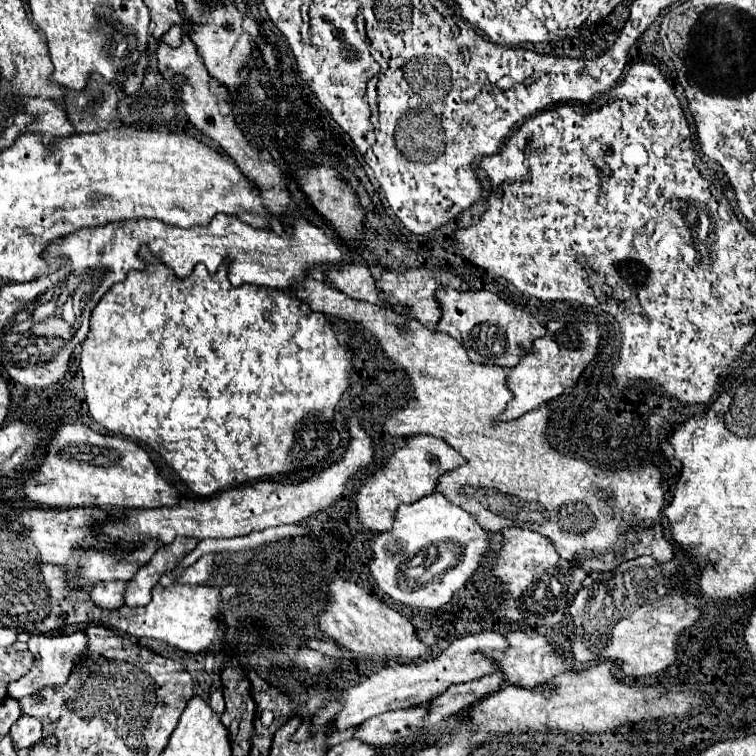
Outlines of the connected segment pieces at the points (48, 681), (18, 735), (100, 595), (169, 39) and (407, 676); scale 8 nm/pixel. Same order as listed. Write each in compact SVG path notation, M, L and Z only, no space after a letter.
M79 629L79 631L71 633L71 635L61 635L61 637L31 635L29 651L35 653L35 663L33 663L31 671L25 677L9 683L7 695L15 697L15 699L21 699L21 697L27 697L27 695L37 695L45 687L61 687L61 685L65 685L67 679L71 677L73 669L83 665L83 661L85 661L83 651L85 649L87 649L87 635L85 635L83 629Z
M21 715L15 725L11 727L9 731L13 743L17 749L23 749L23 747L31 747L33 743L37 743L41 739L41 723L39 719L33 719L29 715Z
M103 581L93 587L91 599L97 607L115 609L115 607L123 605L125 589L127 589L127 581Z
M173 25L165 35L163 35L163 43L169 43L171 47L179 47L181 45L181 39L183 39L183 29L177 25Z
M481 631L475 635L459 637L455 639L449 647L441 651L441 655L429 659L429 661L419 661L419 663L393 663L381 667L375 675L367 677L355 687L349 687L343 691L341 697L341 713L335 719L335 729L343 731L353 725L361 725L365 719L373 715L381 715L385 711L395 711L395 709L407 709L415 705L425 705L433 699L433 695L439 695L447 691L451 685L459 683L469 683L475 679L481 679L483 675L491 675L499 671L499 665L485 655L485 649L495 649L495 651L505 651L507 649L507 639L499 631Z

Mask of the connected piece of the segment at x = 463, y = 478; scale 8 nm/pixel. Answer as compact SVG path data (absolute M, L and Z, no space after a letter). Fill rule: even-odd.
M307 277L301 285L297 285L295 295L297 299L305 297L307 305L313 311L331 313L333 317L341 317L345 321L359 321L375 335L379 345L385 349L385 355L397 367L403 367L407 371L413 393L407 405L393 413L391 421L385 423L385 431L403 437L431 433L451 443L451 447L455 447L467 459L467 463L455 471L445 473L439 479L437 491L445 493L447 499L455 501L455 505L471 511L479 519L483 529L501 531L505 527L527 527L539 531L541 535L553 539L559 555L569 561L579 561L579 565L585 565L589 573L619 567L623 561L635 559L639 555L651 555L657 561L667 561L675 557L675 547L663 537L665 529L661 523L661 507L665 493L661 487L661 469L657 467L657 463L653 463L651 459L643 459L639 467L609 471L593 467L587 461L573 459L547 445L547 427L549 417L553 413L549 405L541 405L515 421L497 423L495 417L505 413L505 405L513 399L513 393L507 385L507 371L497 365L473 363L457 339L437 331L429 331L419 321L409 321L401 315L395 315L391 309L355 301L313 277ZM403 323L411 331L409 335L401 331Z

